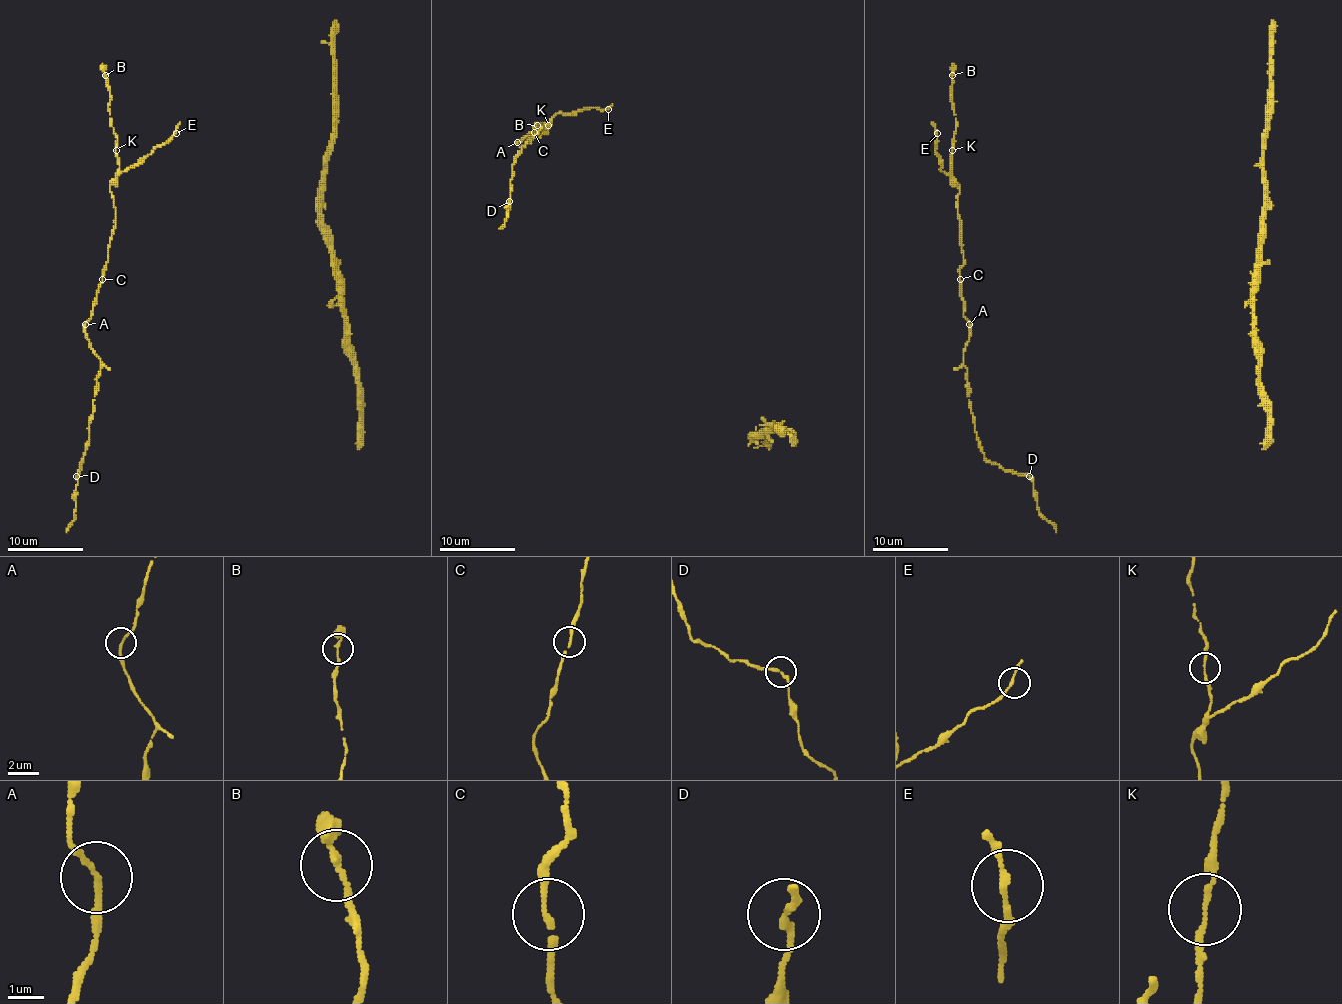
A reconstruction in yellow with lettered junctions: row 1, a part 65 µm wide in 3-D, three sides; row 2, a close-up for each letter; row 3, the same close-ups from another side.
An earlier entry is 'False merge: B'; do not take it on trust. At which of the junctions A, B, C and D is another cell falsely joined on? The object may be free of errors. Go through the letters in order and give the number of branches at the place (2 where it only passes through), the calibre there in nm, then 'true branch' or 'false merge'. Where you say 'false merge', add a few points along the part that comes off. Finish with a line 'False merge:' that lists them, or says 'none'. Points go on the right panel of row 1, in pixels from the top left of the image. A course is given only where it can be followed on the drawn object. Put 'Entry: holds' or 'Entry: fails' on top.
Entry: fails
A: 2 branches meet; 160 nm thick; true branch
B: 2 branches meet; 180 nm thick; true branch
C: 2 branches meet; 150 nm thick; true branch
D: 2 branches meet; 160 nm thick; true branch
False merge: none

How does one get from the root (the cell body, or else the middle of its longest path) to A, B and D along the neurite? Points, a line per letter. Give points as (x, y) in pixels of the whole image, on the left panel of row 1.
A: (176, 133), (127, 167), (110, 186), (115, 209), (115, 228), (93, 315), (85, 324)
B: (176, 133), (119, 173), (115, 152), (117, 135), (110, 118), (110, 86), (104, 75)
D: (176, 133), (110, 186), (115, 228), (93, 315), (85, 324), (100, 373), (89, 439), (76, 475)

